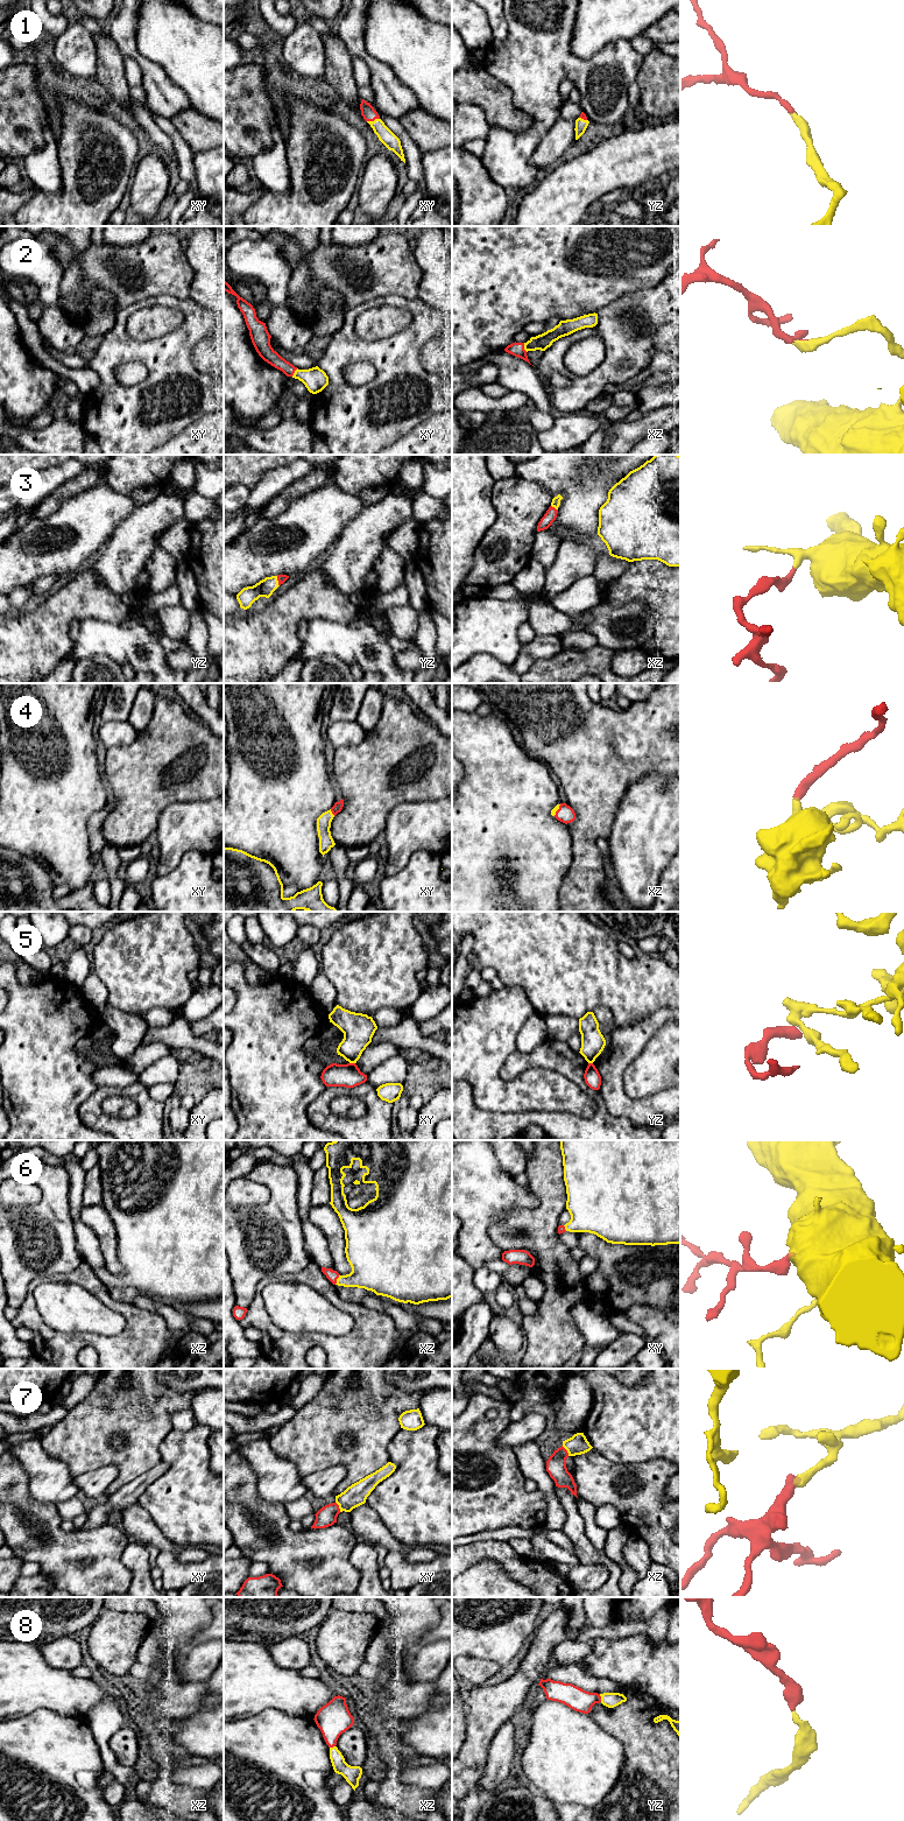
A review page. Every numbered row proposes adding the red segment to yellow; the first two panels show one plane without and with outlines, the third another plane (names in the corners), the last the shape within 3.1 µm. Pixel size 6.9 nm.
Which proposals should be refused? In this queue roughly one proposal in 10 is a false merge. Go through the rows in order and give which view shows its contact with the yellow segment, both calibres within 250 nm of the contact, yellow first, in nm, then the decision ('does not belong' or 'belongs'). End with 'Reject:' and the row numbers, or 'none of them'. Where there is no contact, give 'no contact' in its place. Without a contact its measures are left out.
1: xy | 100/100 nm | belongs
2: xz | 110/100 nm | belongs
3: yz | 120/60 nm | belongs
4: xy | 100/70 nm | belongs
5: xy | 220/160 nm | does not belong
6: xz | 280/80 nm | belongs
7: xz | 140/140 nm | belongs
8: yz | 110/160 nm | belongs
Reject: 5

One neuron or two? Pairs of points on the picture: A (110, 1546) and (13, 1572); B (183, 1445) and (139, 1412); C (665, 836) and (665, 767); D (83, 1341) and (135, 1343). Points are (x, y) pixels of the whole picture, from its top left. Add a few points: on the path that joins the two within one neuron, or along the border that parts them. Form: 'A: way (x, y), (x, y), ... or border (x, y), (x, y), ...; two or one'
A: border (14, 1555), (25, 1561); two
B: border (172, 1428), (161, 1442), (161, 1460); two
C: border (668, 777), (650, 774), (638, 780); two
D: way (96, 1341), (99, 1343), (122, 1343); one

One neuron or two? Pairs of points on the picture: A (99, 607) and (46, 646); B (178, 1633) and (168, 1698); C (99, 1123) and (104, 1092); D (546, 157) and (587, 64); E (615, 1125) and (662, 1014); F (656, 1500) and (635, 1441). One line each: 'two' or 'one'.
A: one
B: one
C: one
D: two
E: two
F: two

